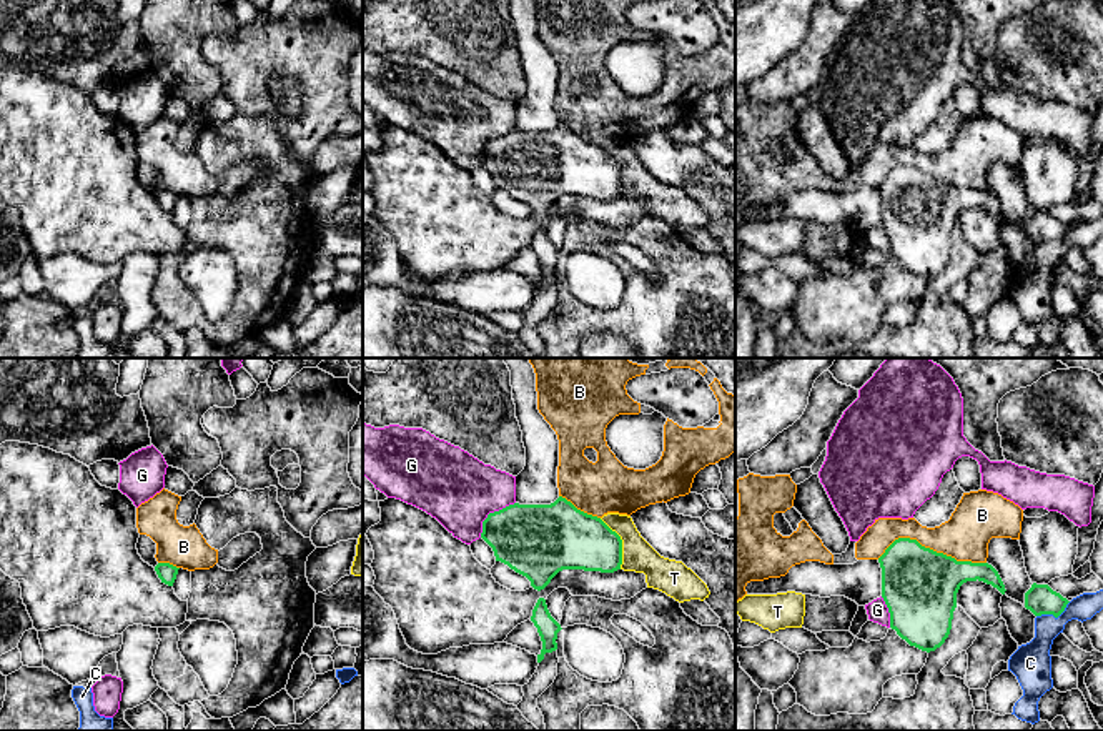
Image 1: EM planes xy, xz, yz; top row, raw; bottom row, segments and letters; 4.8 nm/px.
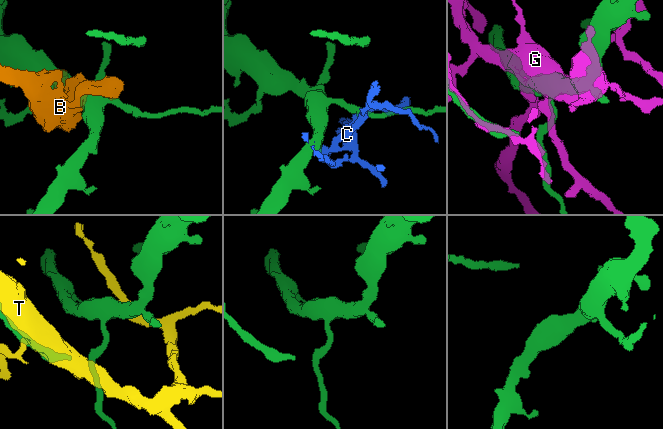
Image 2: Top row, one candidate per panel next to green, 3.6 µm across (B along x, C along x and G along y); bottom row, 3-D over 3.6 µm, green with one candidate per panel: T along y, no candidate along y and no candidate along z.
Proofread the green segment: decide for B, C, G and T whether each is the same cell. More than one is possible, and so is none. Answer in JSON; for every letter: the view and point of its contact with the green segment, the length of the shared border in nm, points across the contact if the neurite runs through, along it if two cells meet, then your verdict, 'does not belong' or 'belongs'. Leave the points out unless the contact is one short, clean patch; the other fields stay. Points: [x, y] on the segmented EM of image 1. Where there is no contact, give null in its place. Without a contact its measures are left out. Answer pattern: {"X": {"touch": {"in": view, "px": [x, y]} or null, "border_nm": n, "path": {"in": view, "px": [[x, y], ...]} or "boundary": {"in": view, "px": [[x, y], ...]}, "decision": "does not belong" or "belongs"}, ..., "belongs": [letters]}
{"B": {"touch": {"in": "yz", "px": [932, 550]}, "border_nm": 550, "decision": "does not belong"}, "C": {"touch": {"in": "yz", "px": [1053, 615]}, "border_nm": 180, "boundary": {"in": "yz", "px": [[1070, 601], [1057, 616], [1037, 616]]}, "decision": "does not belong"}, "G": {"touch": {"in": "xz", "px": [489, 513]}, "border_nm": 240, "decision": "does not belong"}, "T": {"touch": {"in": "xz", "px": [621, 543]}, "border_nm": 260, "decision": "does not belong"}, "belongs": []}

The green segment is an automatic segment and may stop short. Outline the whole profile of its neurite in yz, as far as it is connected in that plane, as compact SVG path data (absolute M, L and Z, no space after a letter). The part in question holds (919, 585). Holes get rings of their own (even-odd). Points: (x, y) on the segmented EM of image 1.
M910 538L895 540L878 563L890 628L910 646L927 653L948 638L963 583L978 579L1002 594L1007 591L992 564L957 561Z

